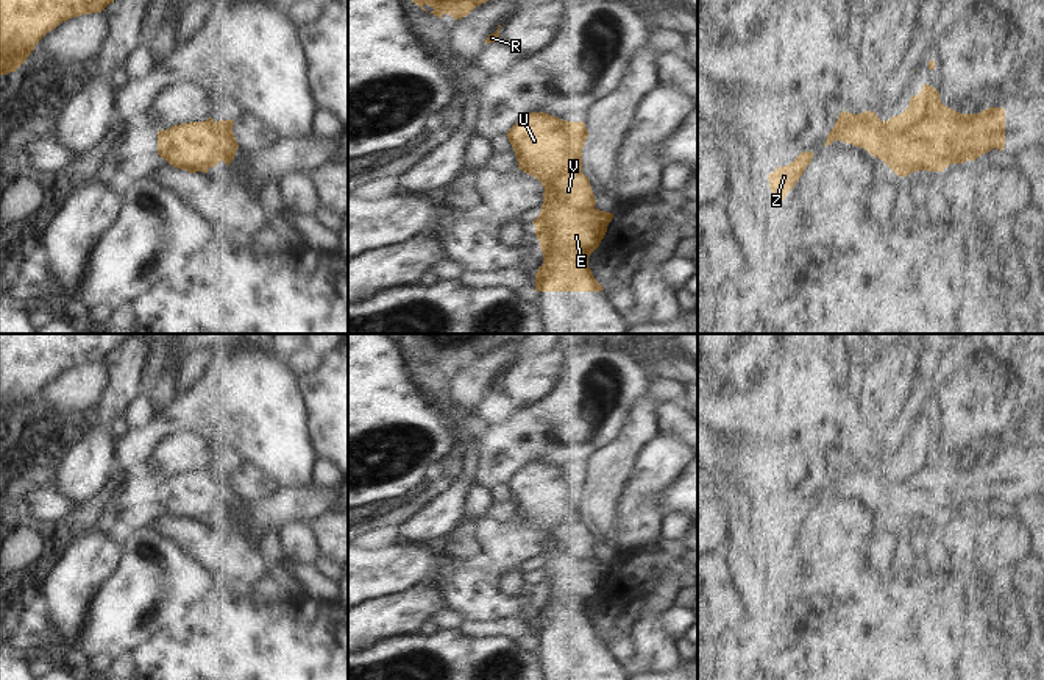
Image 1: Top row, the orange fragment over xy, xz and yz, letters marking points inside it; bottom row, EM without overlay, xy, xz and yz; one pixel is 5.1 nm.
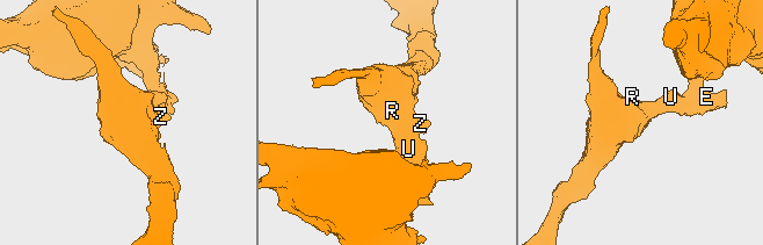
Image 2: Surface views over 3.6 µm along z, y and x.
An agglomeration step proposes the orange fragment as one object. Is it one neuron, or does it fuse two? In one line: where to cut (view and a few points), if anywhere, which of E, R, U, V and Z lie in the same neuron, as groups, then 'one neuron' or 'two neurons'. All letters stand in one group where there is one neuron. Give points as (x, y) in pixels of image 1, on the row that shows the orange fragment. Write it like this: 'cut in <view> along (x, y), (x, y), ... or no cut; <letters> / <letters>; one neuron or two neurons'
cut in xz along (553, 180), (551, 191), (556, 205), (593, 209); E R U Z / V; two neurons

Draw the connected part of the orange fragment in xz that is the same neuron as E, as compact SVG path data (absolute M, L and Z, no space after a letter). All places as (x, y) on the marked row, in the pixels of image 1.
M531 112L506 134L517 156L518 168L537 178L545 187L543 204L532 221L543 253L543 265L535 273L535 292L601 292L588 267L590 254L599 246L613 214L599 209L566 209L556 206L552 182L573 170L582 172L582 148L588 137L584 122L566 122L546 112Z

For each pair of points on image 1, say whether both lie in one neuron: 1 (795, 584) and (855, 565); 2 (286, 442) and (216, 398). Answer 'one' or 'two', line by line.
1: one
2: one

